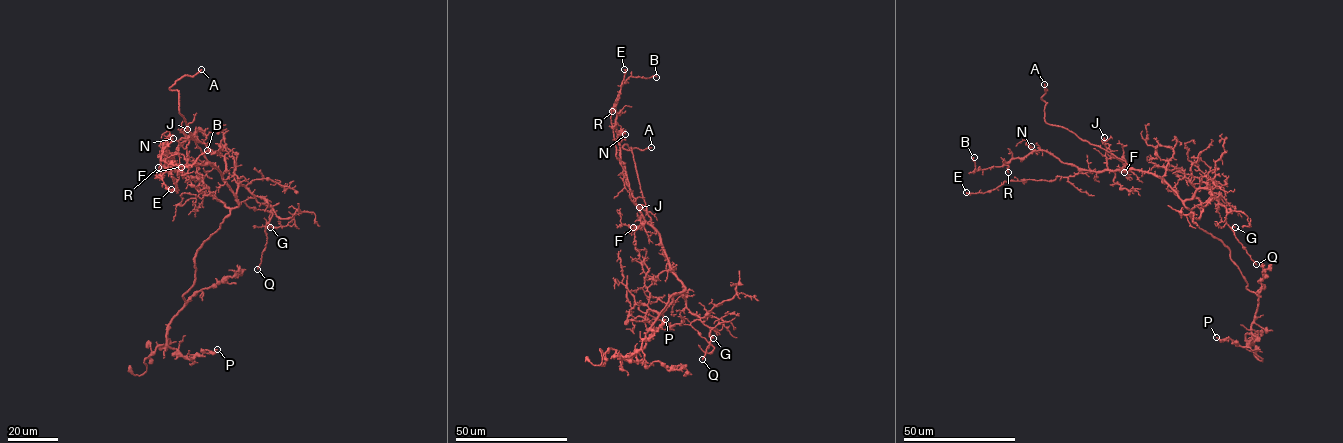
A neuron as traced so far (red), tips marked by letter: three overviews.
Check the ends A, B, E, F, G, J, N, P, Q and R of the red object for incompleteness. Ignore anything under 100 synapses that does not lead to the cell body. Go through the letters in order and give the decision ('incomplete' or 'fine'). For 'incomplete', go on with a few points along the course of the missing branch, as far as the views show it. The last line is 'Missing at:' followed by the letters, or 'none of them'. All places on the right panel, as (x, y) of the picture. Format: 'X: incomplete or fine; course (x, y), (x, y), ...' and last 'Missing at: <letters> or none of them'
A: incomplete
B: fine
E: fine
F: fine
G: fine
J: fine
N: fine
P: fine
Q: fine
R: fine
Missing at: A

